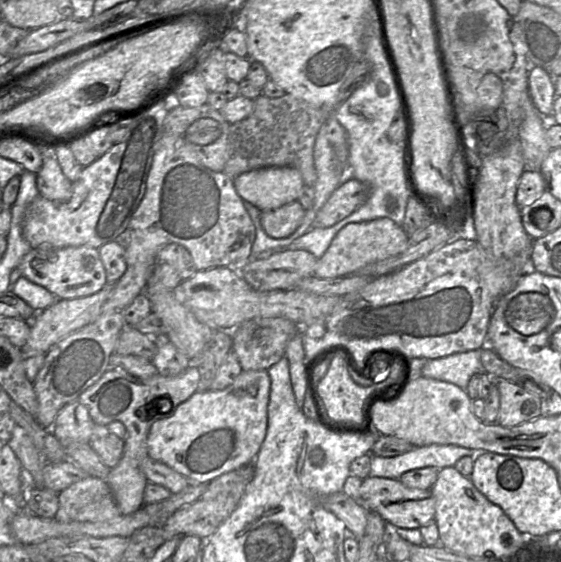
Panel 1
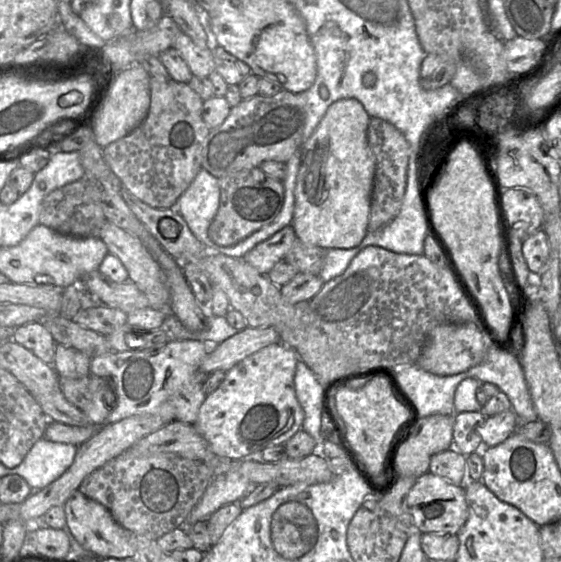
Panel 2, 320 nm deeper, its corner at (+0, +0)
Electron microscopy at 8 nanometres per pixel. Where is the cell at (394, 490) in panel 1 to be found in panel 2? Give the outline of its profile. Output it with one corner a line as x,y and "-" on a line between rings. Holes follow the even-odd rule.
429,471
417,478
407,502
412,515
412,525
422,534
447,532
457,535
468,518
465,489

